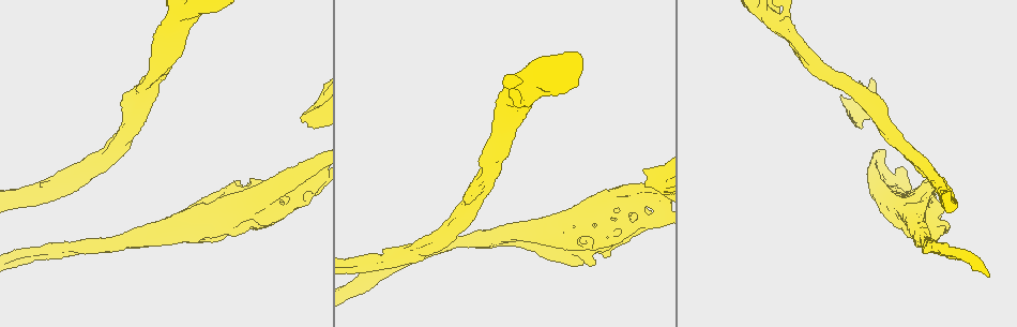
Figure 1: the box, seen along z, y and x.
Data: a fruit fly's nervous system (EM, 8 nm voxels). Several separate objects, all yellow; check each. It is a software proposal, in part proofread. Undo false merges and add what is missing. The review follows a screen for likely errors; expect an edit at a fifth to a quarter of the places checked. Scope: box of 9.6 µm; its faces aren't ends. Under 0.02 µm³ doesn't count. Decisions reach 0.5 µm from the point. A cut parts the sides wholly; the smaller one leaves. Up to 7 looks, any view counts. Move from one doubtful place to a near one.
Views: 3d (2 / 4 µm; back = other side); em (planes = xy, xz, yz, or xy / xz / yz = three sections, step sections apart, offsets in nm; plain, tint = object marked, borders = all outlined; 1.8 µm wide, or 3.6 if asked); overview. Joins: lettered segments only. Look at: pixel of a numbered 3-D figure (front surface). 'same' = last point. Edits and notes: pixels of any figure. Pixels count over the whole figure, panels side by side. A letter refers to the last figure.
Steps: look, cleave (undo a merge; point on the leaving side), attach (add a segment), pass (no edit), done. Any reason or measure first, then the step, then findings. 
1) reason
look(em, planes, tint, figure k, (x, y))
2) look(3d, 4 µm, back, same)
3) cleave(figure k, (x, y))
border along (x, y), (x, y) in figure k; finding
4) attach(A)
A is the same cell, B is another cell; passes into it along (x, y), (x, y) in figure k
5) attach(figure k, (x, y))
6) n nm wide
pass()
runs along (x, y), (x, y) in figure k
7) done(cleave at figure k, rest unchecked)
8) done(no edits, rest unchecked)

closes a loop
look(3d, 4 µm, figure 1, (553, 253))

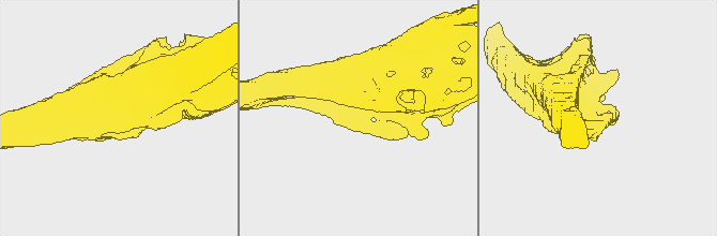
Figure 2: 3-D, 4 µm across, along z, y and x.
now the EM
look(em, 3.6 µm, planes, borders, figure 2, (357, 124))

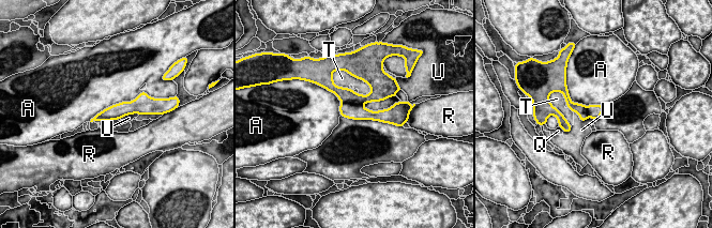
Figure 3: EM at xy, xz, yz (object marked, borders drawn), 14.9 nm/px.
200 nm wide
cleave(figure 3, (352, 111))
A, Q, R, T and U are other cells; the part that leaves runs along (146, 110), (123, 108), (97, 118) in figure 3; a second neuron is stuck on

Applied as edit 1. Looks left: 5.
redraw
look(overview)

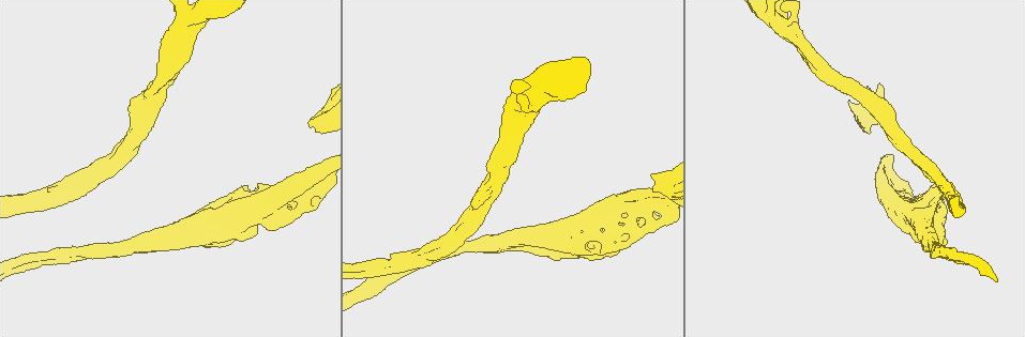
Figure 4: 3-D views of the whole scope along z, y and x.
thick turns thin
look(em, xz, step 4, tint, figure 4, (616, 214))

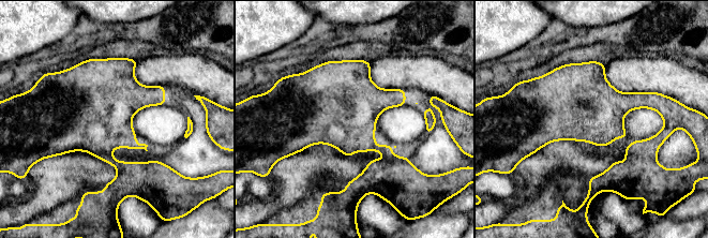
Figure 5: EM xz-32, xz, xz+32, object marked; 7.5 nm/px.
another direction
look(em, planes, borders, same)

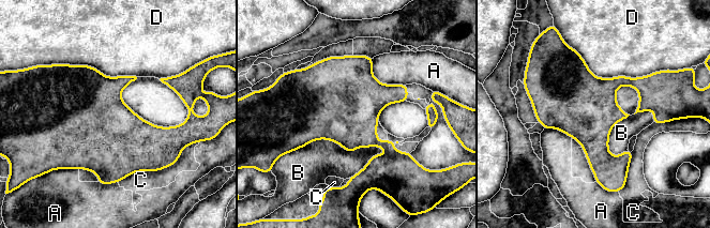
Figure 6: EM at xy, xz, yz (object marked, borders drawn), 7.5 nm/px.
480 nm wide
pass()
A, B, C and D are other cells; border along (359, 147), (314, 139), (291, 152) in figure 6; continuous, no second neuron

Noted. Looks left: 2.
calibre changes
look(3d, 4 µm, figure 4, (863, 121))

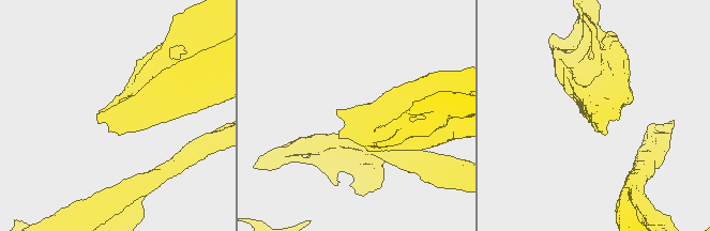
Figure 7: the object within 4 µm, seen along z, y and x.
now the EM
look(em, 3.6 µm, planes, borders, figure 7, (597, 115))

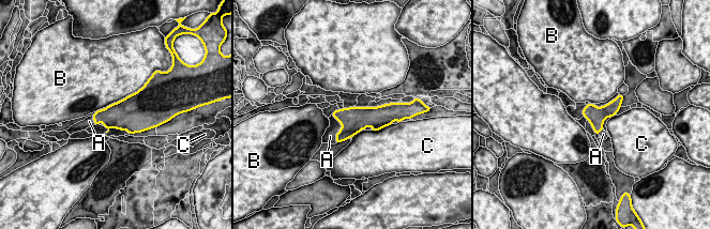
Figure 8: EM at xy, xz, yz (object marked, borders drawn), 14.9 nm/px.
280 nm wide
attach(A)
A is the same cell, B and C are other cells; passes into it along (353, 119), (341, 128), (330, 136) in figure 8; the neuron continues

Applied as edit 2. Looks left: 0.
done(cleave at figure 3, attach at figure 8, rest unchecked)

